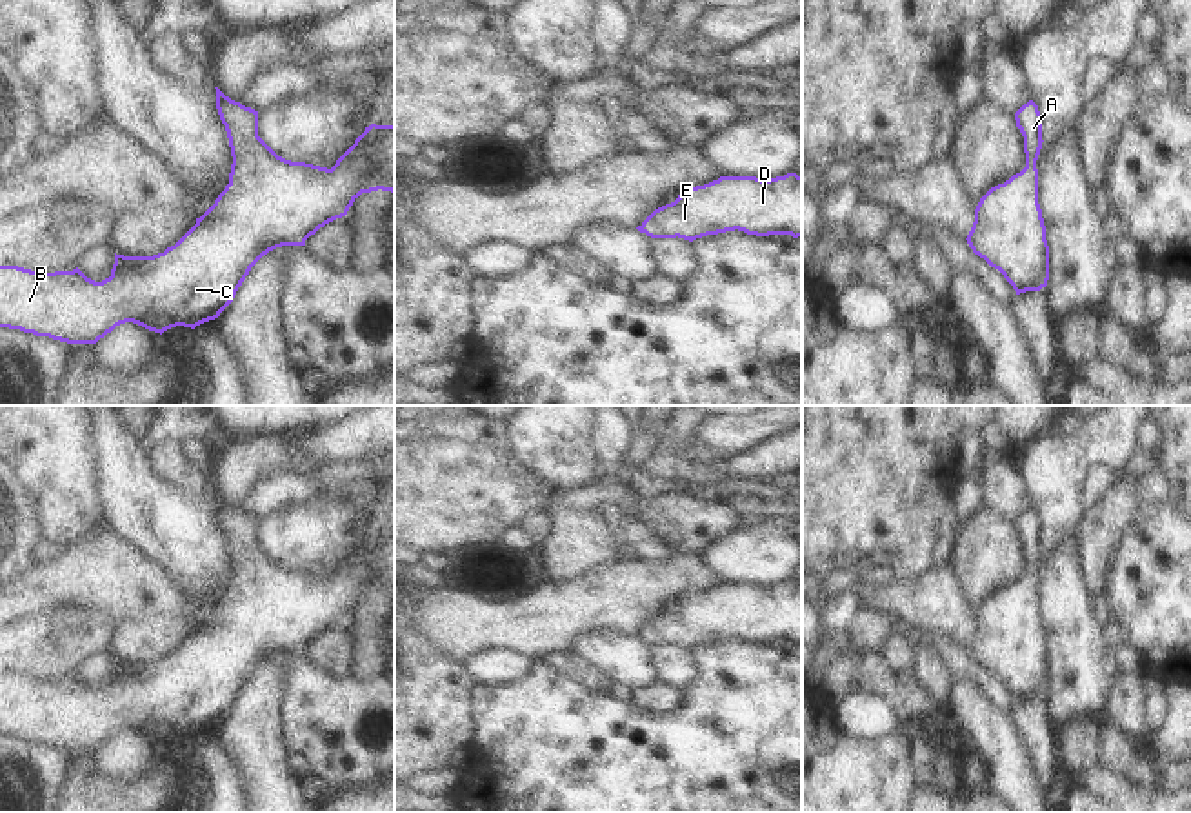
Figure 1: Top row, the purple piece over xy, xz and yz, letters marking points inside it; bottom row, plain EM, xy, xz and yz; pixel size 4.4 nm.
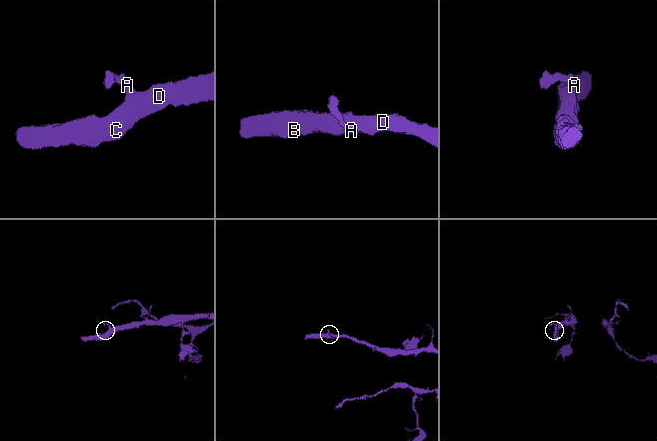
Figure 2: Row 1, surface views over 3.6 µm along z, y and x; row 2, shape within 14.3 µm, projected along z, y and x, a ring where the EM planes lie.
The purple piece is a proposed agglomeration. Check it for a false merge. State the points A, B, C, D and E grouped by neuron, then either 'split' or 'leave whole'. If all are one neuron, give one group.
groups A B C D E; leave whole

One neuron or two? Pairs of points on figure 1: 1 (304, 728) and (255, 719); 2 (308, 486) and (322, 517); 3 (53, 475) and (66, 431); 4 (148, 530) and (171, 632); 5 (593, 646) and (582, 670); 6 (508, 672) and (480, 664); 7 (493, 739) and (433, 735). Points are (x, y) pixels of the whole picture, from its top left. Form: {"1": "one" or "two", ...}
{"1": "two", "2": "two", "3": "one", "4": "two", "5": "two", "6": "one", "7": "two"}

